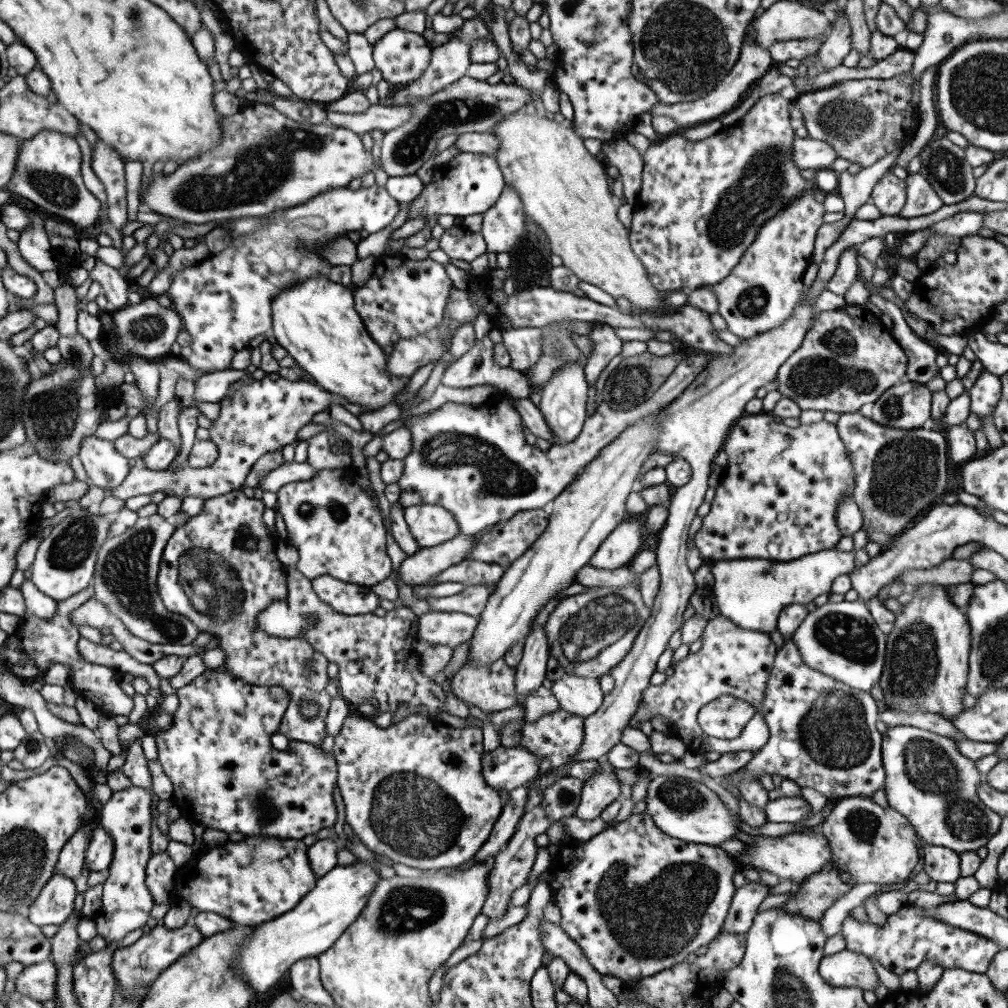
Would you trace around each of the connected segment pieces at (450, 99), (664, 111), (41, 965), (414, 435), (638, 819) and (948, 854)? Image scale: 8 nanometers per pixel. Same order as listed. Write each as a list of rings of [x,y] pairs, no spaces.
[[[464,75],[459,80],[447,84],[443,88],[429,97],[424,98],[422,102],[411,106],[411,118],[406,120],[401,126],[383,134],[379,142],[380,162],[382,170],[388,177],[414,174],[415,170],[425,162],[430,156],[434,156],[434,148],[437,141],[443,136],[449,134],[464,134],[469,132],[491,131],[500,120],[507,117],[509,113],[517,113],[523,109],[527,103],[532,103],[529,89],[525,89],[515,83],[498,82],[496,84],[488,84],[486,81],[474,80]]]
[[[744,33],[742,43],[740,46],[739,56],[735,65],[729,70],[729,73],[703,98],[698,100],[677,102],[676,104],[653,104],[650,115],[663,115],[673,119],[673,122],[677,125],[676,133],[680,133],[683,129],[689,127],[695,127],[707,123],[714,119],[719,119],[723,115],[726,115],[743,100],[748,91],[758,82],[765,72],[767,72],[774,63],[770,57],[770,54],[761,45],[757,44],[751,37],[748,37]]]
[[[50,958],[23,966],[14,978],[14,990],[39,1002],[51,1000],[56,990],[56,968]]]
[[[672,334],[669,343],[683,358],[679,360],[672,374],[667,376],[663,384],[643,404],[629,411],[615,411],[602,402],[591,415],[585,417],[579,434],[571,442],[565,445],[551,444],[547,451],[540,451],[538,447],[525,443],[521,428],[522,420],[512,403],[513,398],[508,399],[509,396],[503,398],[503,394],[481,405],[446,402],[424,415],[413,415],[402,419],[403,426],[411,433],[412,443],[411,450],[403,458],[403,470],[397,482],[401,494],[397,502],[403,509],[419,503],[443,507],[453,515],[460,530],[459,534],[463,536],[475,535],[499,521],[509,520],[516,512],[543,508],[547,502],[551,502],[565,490],[576,478],[576,474],[626,426],[633,424],[642,416],[655,414],[664,408],[681,394],[691,381],[694,381],[700,371],[705,369],[710,356],[708,352],[695,350]]]
[[[644,811],[639,814],[631,813],[623,822],[607,827],[606,830],[595,834],[589,840],[578,841],[577,839],[570,839],[563,844],[559,844],[558,851],[553,856],[553,859],[545,858],[545,860],[548,863],[546,869],[555,876],[555,879],[548,885],[550,896],[557,908],[559,908],[561,915],[559,927],[581,949],[583,956],[593,970],[596,970],[600,975],[619,978],[623,984],[637,981],[638,979],[645,979],[662,970],[671,968],[674,964],[683,962],[687,954],[695,952],[697,948],[705,946],[711,939],[714,939],[720,932],[735,890],[731,878],[740,868],[735,857],[730,856],[722,849],[719,849],[719,847],[683,842],[667,836],[667,834],[659,831],[659,828],[651,821],[651,816]]]
[[[923,846],[922,871],[935,882],[953,883],[960,877],[959,853],[945,847]]]

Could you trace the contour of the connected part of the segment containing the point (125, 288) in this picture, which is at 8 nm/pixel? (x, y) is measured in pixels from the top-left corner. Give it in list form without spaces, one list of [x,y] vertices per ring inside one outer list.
[[[96,256],[93,268],[88,272],[92,281],[98,282],[102,288],[102,294],[109,309],[117,309],[126,306],[128,303],[127,295],[132,289],[132,284],[122,276],[117,269],[104,262],[99,262]]]

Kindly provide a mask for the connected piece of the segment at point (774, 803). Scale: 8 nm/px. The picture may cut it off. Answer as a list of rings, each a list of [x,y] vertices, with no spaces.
[[[801,796],[779,797],[774,800],[768,800],[762,808],[766,816],[766,821],[772,823],[798,823],[810,807]]]

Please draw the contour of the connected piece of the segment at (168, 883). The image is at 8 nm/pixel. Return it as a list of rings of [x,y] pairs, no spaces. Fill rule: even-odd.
[[[165,850],[151,854],[146,862],[145,886],[154,904],[166,904],[173,894],[176,866]]]

